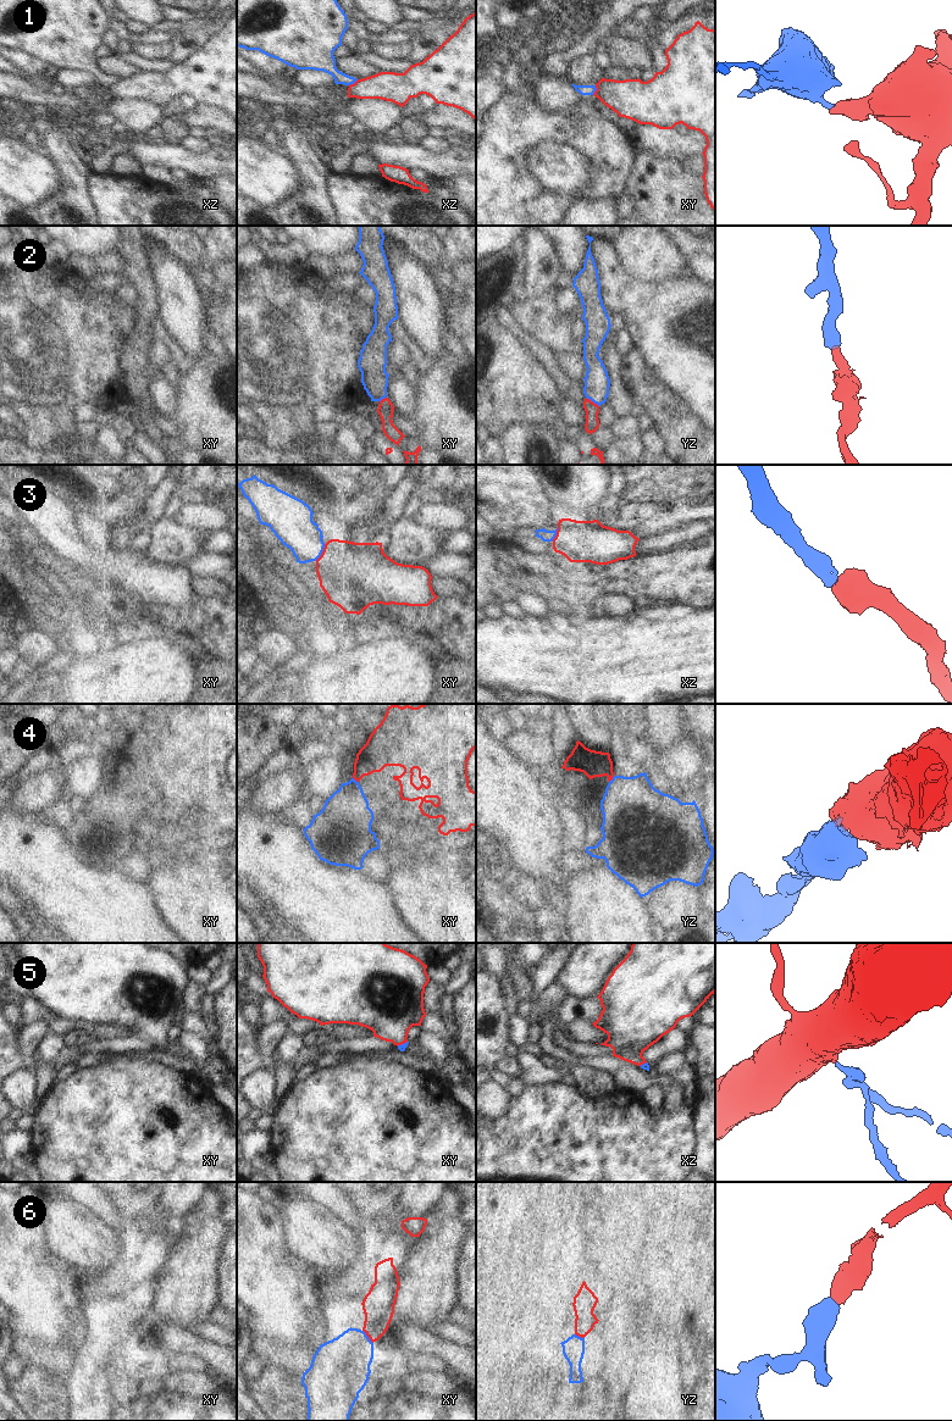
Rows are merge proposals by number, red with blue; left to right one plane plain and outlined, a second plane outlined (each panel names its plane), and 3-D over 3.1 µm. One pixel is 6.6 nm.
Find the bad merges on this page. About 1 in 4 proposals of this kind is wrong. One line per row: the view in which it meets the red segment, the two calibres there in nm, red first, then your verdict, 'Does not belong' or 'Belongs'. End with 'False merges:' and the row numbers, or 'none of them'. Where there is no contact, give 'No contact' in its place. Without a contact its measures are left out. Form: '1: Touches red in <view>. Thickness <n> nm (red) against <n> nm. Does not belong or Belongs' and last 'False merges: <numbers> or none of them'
1: Touches red in xy. Thickness 260 nm (red) against 60 nm. Does not belong
2: Touches red in yz. Thickness 90 nm (red) against 170 nm. Belongs
3: Touches red in xy. Thickness 440 nm (red) against 260 nm. Belongs
4: Touches red in yz. Thickness 180 nm (red) against 400 nm. Belongs
5: Touches red in xy. Thickness 380 nm (red) against 50 nm. Belongs
6: Touches red in xy. Thickness 200 nm (red) against 360 nm. Belongs
False merges: 1

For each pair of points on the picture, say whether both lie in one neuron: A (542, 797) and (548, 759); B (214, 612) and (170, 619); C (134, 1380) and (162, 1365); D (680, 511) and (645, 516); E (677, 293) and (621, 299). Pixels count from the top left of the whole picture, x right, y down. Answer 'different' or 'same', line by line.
A: different
B: same
C: different
D: same
E: same

